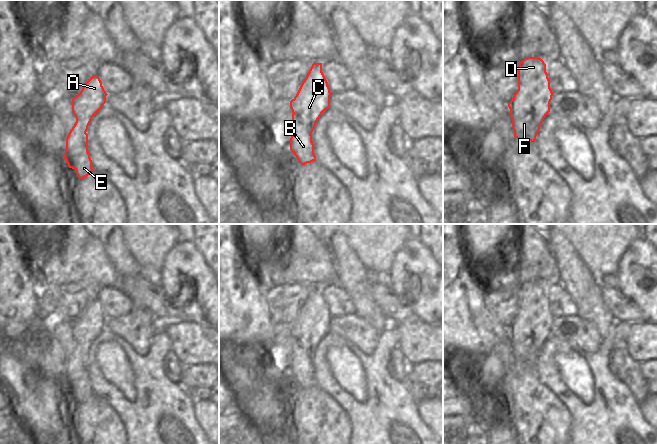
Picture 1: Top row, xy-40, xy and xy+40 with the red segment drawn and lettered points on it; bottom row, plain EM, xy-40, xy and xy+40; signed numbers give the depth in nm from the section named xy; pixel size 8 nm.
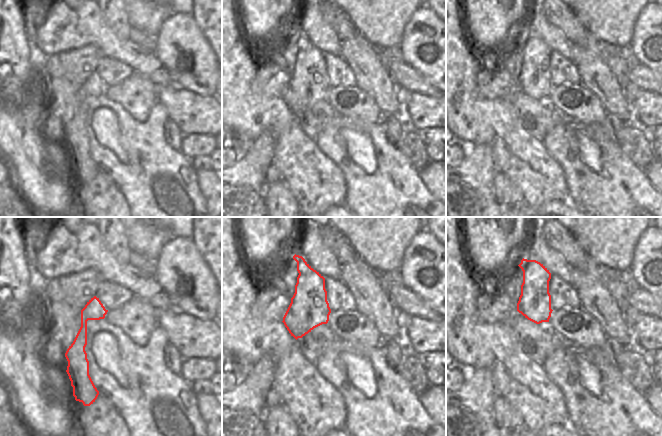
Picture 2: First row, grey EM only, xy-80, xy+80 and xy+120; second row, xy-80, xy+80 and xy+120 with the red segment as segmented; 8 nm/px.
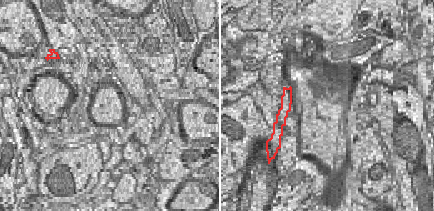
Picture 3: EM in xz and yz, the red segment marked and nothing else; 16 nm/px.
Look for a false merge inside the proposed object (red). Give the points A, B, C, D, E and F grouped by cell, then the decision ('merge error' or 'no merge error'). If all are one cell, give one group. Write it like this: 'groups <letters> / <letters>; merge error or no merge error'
groups A B C D E F; no merge error

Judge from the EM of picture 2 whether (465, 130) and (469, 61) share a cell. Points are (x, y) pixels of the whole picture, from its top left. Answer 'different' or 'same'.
same

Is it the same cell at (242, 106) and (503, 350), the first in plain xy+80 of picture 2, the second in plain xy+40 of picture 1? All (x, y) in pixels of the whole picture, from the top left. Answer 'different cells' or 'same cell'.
different cells

